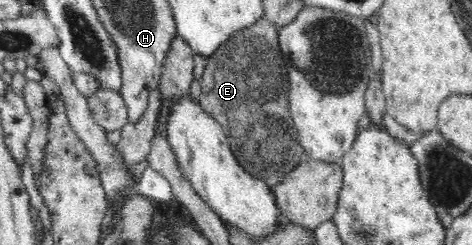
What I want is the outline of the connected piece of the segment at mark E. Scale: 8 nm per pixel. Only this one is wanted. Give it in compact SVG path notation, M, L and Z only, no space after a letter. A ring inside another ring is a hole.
M264 18L256 27L228 40L214 55L208 56L202 77L198 80L200 93L196 98L197 105L223 128L232 152L245 170L257 179L267 181L271 187L280 184L296 163L305 158L305 154L300 153L300 140L292 140L292 136L284 132L284 128L292 128L292 120L288 120L289 80L284 72L286 58L278 46L277 30Z

